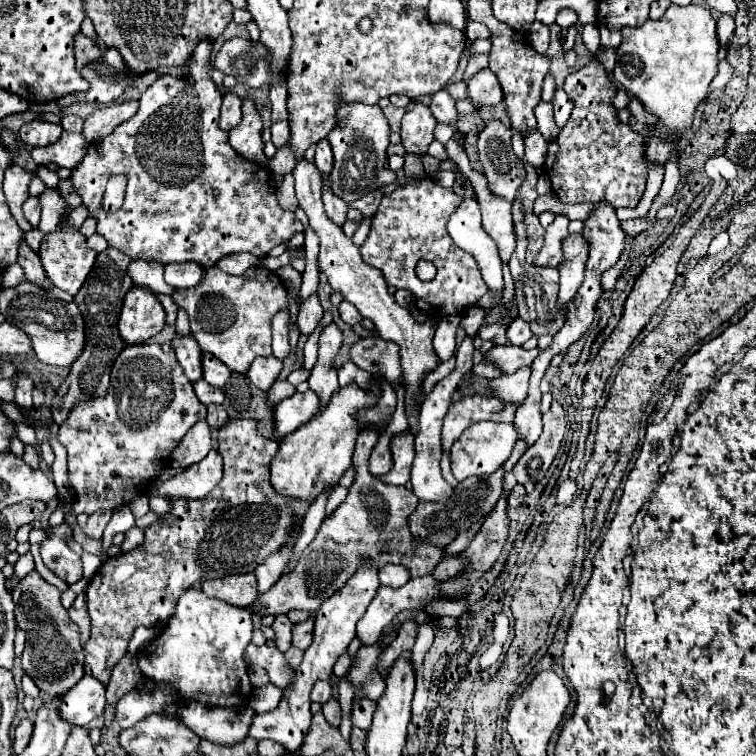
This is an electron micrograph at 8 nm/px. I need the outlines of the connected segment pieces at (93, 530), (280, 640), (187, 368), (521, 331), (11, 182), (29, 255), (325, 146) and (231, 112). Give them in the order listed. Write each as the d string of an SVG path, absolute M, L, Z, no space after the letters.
M97 511L97 513L93 513L93 515L89 517L83 533L85 533L87 537L91 537L91 539L99 539L99 537L103 535L105 525L109 523L109 519L111 519L111 511Z
M275 615L275 621L273 621L273 631L277 635L275 643L277 643L277 649L279 651L287 651L289 649L289 639L291 639L291 621L287 615Z
M175 335L171 341L171 347L177 355L179 365L183 367L187 379L193 383L201 379L201 349L197 347L197 341L193 335Z
M517 317L511 325L509 325L509 329L507 329L507 341L511 343L511 345L523 345L527 339L531 339L533 337L533 333L531 333L531 329L529 329L529 325L521 319L521 317Z
M11 165L5 171L5 179L3 179L3 191L11 209L11 215L15 217L17 225L21 227L21 231L29 231L29 221L23 217L23 209L21 205L25 203L25 199L29 197L27 187L31 181L31 173L19 165Z
M21 243L21 253L19 253L17 263L23 267L23 271L25 271L25 275L31 283L35 283L39 287L45 287L47 275L45 275L45 269L43 269L41 261L39 261L39 255L33 253L25 243Z
M321 139L317 143L317 151L315 151L315 165L319 171L329 173L333 169L333 151L327 139Z
M225 95L223 97L223 107L221 107L221 117L219 117L219 127L223 131L231 131L235 125L241 121L241 101L237 95Z

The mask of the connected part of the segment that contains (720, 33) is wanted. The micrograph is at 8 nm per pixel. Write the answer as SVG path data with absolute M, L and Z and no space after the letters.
M727 13L719 15L719 21L717 21L717 37L719 37L721 45L725 45L725 43L731 39L733 31L735 31L735 21L733 21L733 17L727 15Z

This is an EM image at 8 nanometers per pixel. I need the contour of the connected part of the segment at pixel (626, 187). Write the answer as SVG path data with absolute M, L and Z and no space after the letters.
M591 57L585 67L567 75L563 89L575 107L559 137L551 141L543 165L555 197L561 203L597 203L605 199L613 207L637 207L647 181L643 137L617 119L613 107L617 87L607 77L603 63Z

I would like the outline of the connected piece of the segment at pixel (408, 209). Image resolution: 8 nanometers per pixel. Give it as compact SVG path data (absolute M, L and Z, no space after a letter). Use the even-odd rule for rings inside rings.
M431 177L397 187L391 195L381 199L369 237L361 245L365 263L381 269L389 285L409 289L415 295L419 309L435 319L461 313L489 291L481 279L475 259L461 251L447 233L449 215L461 205L461 201L463 197L459 197L453 189L441 187ZM421 259L431 261L437 267L435 279L419 281L415 275L415 265Z

